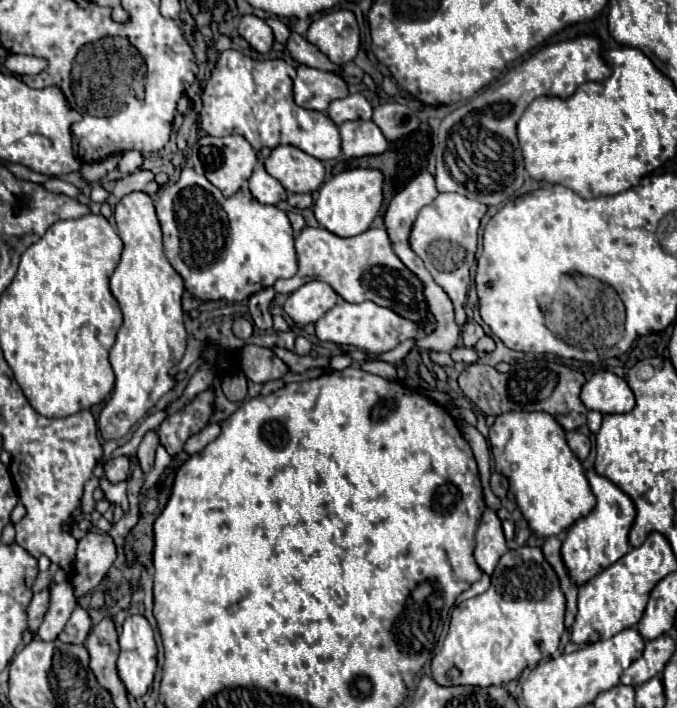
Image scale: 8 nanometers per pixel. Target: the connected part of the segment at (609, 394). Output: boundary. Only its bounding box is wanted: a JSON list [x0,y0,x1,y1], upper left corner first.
[581,371,635,413]

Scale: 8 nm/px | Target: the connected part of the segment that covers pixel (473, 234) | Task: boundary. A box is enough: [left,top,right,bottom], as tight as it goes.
[409,193,487,325]

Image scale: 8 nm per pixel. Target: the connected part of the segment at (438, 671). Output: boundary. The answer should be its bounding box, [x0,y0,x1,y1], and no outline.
[431,545,565,687]

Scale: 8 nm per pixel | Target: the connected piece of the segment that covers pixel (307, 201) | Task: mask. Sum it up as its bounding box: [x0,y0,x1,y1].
[287,193,313,209]

